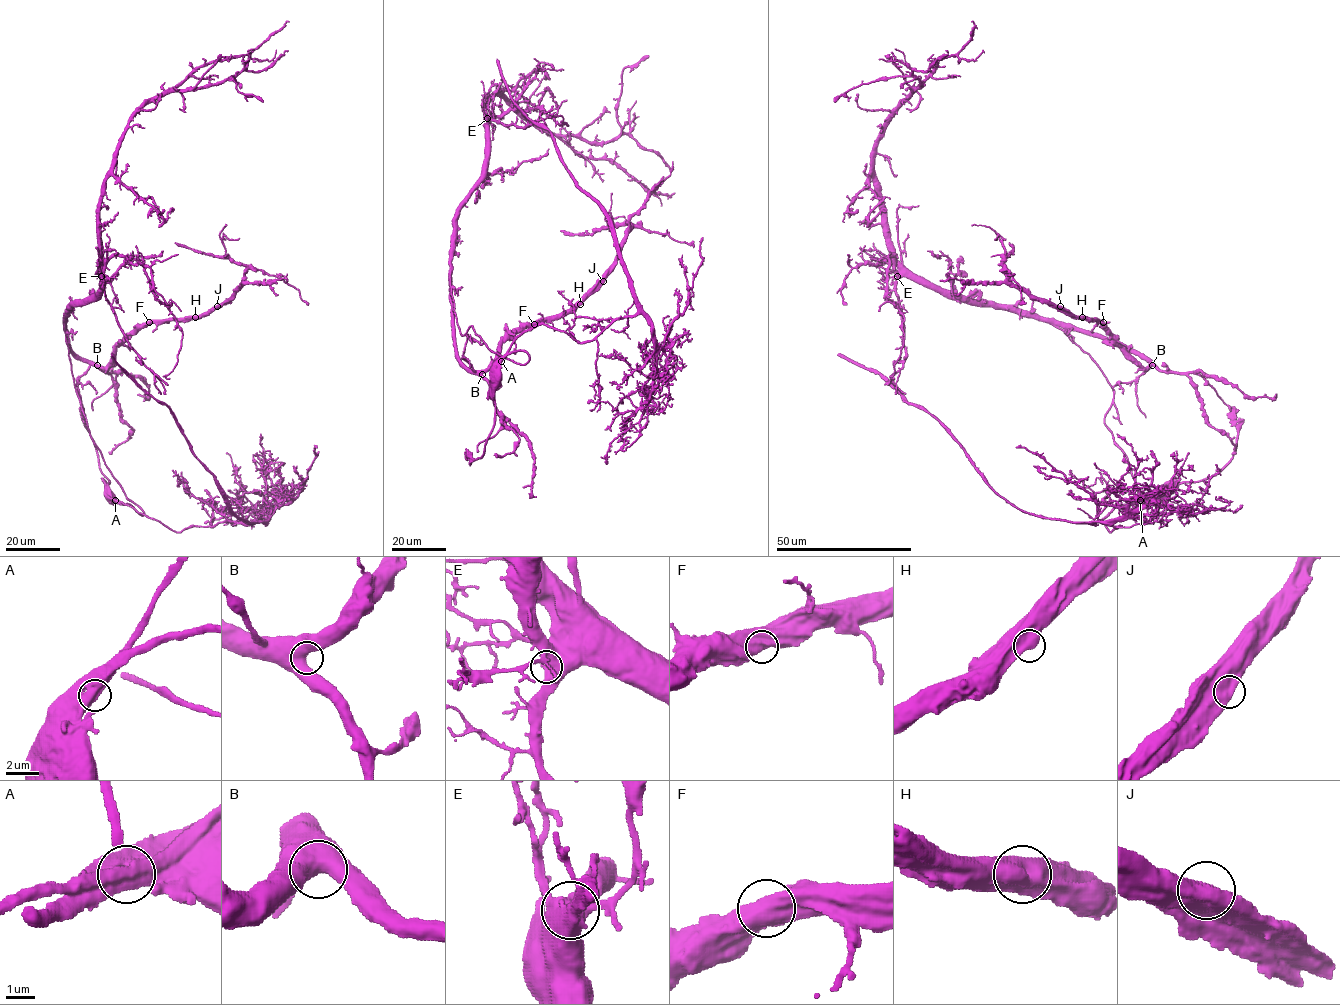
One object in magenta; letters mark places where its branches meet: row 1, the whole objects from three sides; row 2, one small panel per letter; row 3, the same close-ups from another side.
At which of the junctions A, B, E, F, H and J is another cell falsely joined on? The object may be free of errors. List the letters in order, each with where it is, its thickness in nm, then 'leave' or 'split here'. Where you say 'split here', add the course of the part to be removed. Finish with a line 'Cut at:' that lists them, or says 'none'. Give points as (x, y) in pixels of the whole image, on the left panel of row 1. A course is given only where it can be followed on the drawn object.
A: at (115, 500); 950 nm thick; split here; foreign part runs (115, 500), (177, 532), (220, 522), (252, 523), (232, 511), (170, 409), (147, 394), (111, 354)
B: at (97, 365); 900 nm thick; leave
E: at (101, 276); 850 nm thick; leave
F: at (149, 322); 850 nm thick; leave
H: at (195, 317); 850 nm thick; leave
J: at (217, 306); 850 nm thick; leave
Cut at: A

